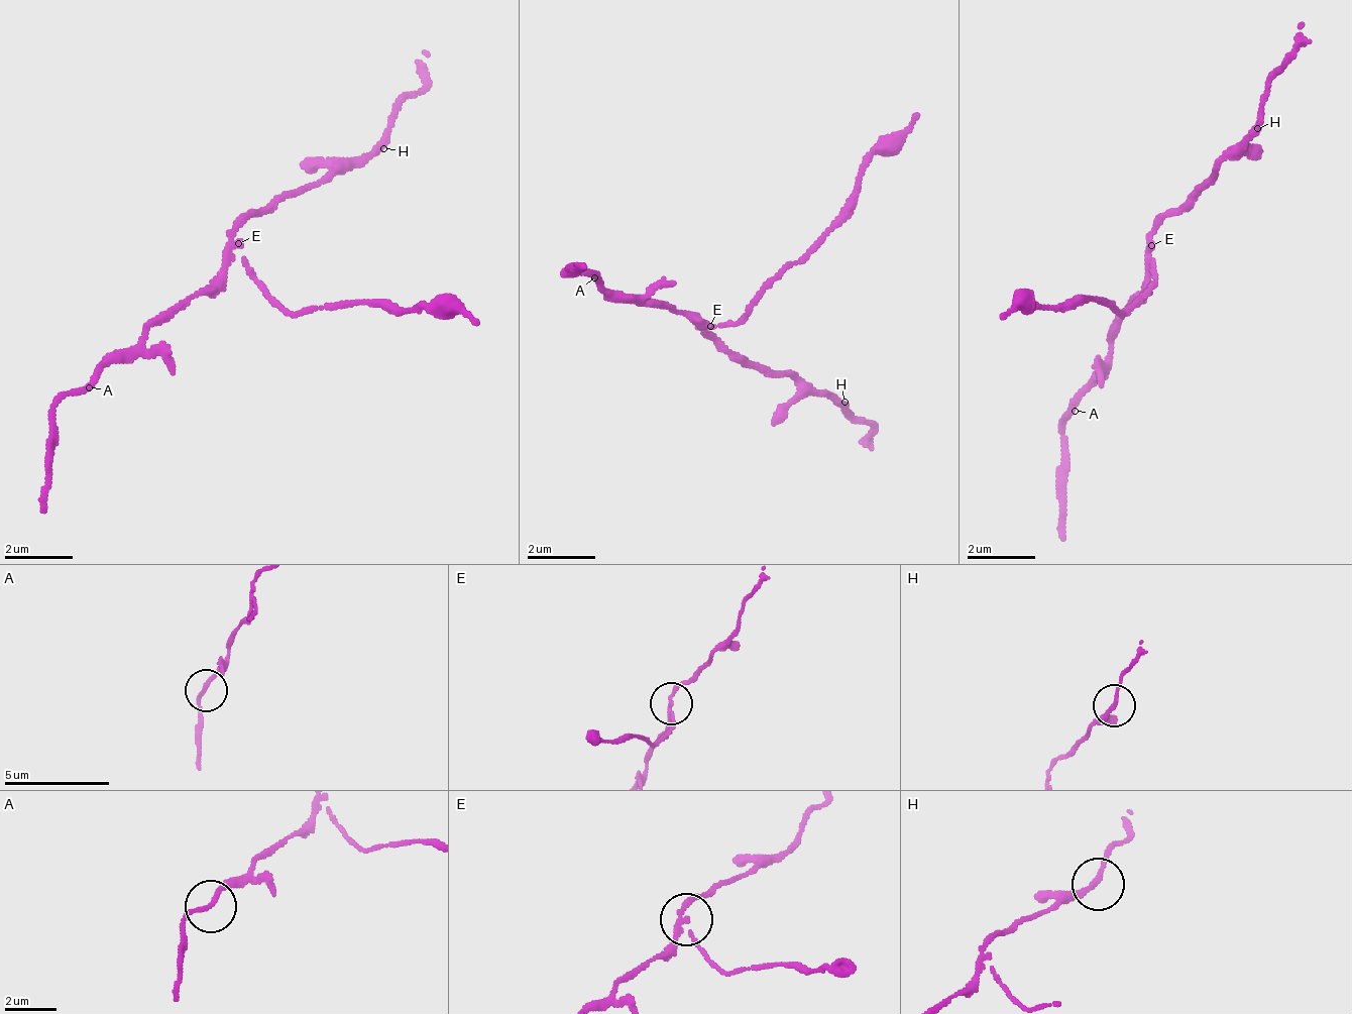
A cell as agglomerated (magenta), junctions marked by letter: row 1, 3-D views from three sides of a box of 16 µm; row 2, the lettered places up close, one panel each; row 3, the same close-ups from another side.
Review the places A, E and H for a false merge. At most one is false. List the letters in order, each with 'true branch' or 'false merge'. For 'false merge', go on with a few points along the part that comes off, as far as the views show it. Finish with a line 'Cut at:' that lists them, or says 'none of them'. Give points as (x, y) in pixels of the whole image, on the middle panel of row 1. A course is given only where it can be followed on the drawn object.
A: true branch
E: false merge; foreign part runs (708, 329), (725, 326), (768, 290), (833, 223), (915, 112)
H: true branch
Cut at: E

